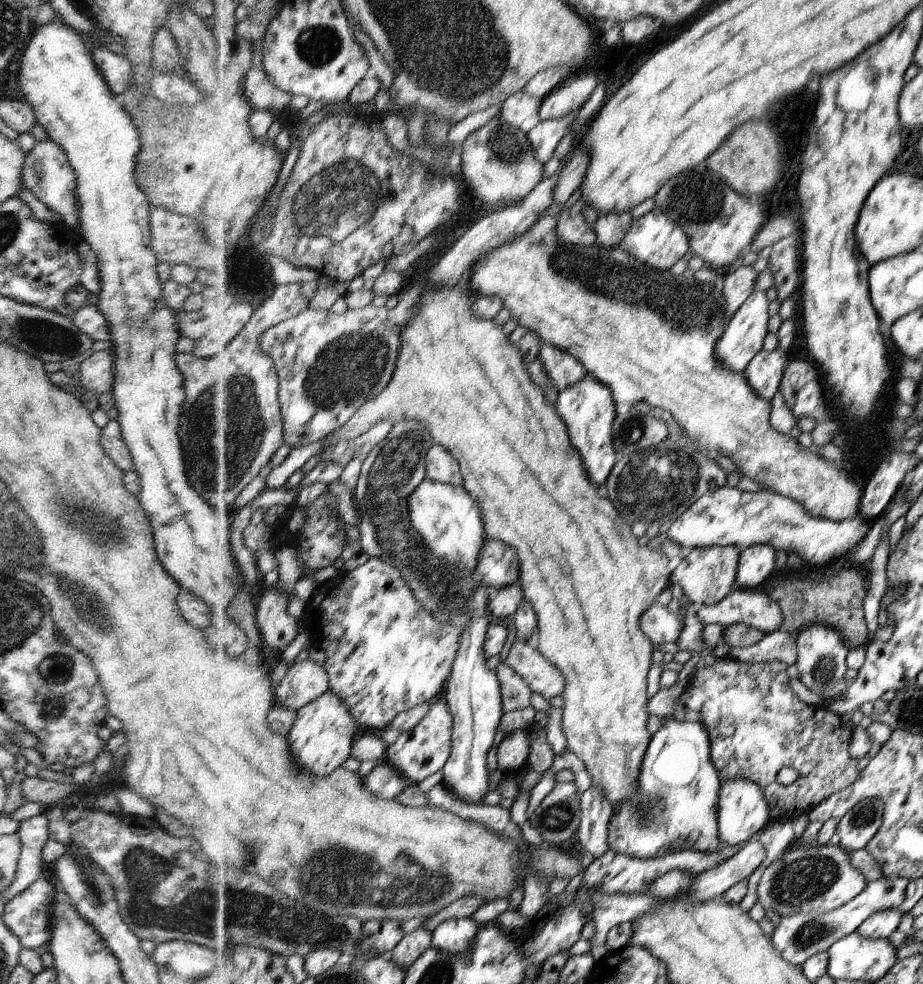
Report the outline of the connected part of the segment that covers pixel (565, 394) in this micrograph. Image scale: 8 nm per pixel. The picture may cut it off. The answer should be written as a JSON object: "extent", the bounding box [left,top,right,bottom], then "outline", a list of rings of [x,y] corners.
{"extent":[555,375,618,486],"outline":[[[586,375],[580,382],[560,391],[555,408],[566,422],[567,432],[572,432],[572,446],[580,452],[580,456],[584,456],[584,464],[588,464],[588,476],[592,476],[594,484],[602,486],[614,470],[616,462],[616,450],[612,444],[612,423],[618,406],[611,389]]]}

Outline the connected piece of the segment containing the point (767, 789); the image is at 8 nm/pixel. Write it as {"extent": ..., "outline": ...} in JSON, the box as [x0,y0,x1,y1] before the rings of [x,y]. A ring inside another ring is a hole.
{"extent":[672,657,861,823],"outline":[[[726,657],[717,659],[717,661],[713,665],[708,666],[708,668],[699,664],[693,671],[689,683],[685,686],[683,693],[679,696],[673,708],[672,719],[675,721],[697,722],[706,725],[708,732],[710,732],[711,763],[715,766],[719,774],[719,779],[725,783],[729,780],[747,778],[748,781],[756,783],[761,787],[764,794],[766,794],[766,800],[768,800],[769,804],[772,803],[770,821],[780,821],[783,823],[792,822],[794,818],[798,818],[798,816],[802,816],[802,814],[808,815],[811,808],[817,807],[820,803],[830,798],[835,792],[840,792],[848,788],[851,784],[854,784],[856,780],[859,779],[859,774],[861,773],[861,770],[858,769],[859,760],[853,759],[848,751],[848,748],[850,748],[850,738],[852,736],[852,732],[848,730],[850,726],[846,726],[846,724],[842,722],[842,718],[840,718],[839,714],[833,713],[819,705],[808,706],[806,702],[802,702],[802,700],[794,694],[794,690],[792,690],[792,686],[790,686],[790,678],[788,678],[788,674],[786,674],[786,663],[784,663],[784,668],[780,668],[778,662],[764,661],[761,663],[745,663]],[[784,767],[792,767],[799,774],[798,780],[792,785],[783,786],[776,780],[778,771]]]}

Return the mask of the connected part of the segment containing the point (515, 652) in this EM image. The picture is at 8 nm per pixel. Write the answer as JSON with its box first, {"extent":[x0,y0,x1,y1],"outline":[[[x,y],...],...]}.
{"extent":[505,644,564,701],"outline":[[[533,644],[513,646],[505,663],[521,676],[532,692],[542,694],[547,701],[564,692],[564,675],[552,663],[539,656]]]}

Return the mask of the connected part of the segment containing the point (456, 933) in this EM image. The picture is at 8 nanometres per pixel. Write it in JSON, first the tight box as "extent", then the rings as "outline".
{"extent":[433,917,479,957],"outline":[[[470,917],[449,920],[435,930],[433,946],[456,957],[467,955],[473,949],[479,928]]]}

